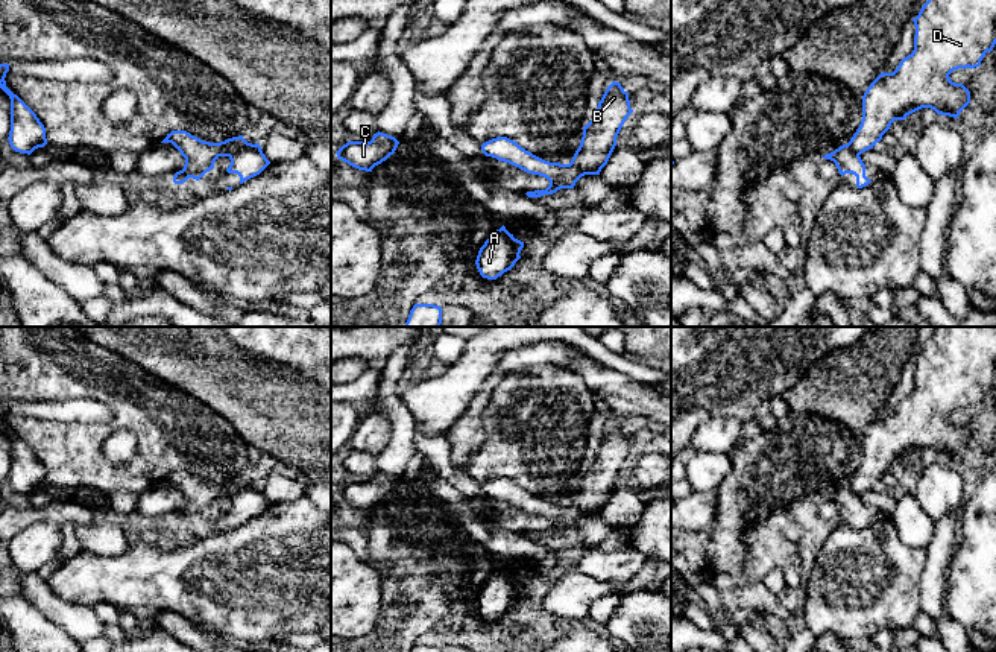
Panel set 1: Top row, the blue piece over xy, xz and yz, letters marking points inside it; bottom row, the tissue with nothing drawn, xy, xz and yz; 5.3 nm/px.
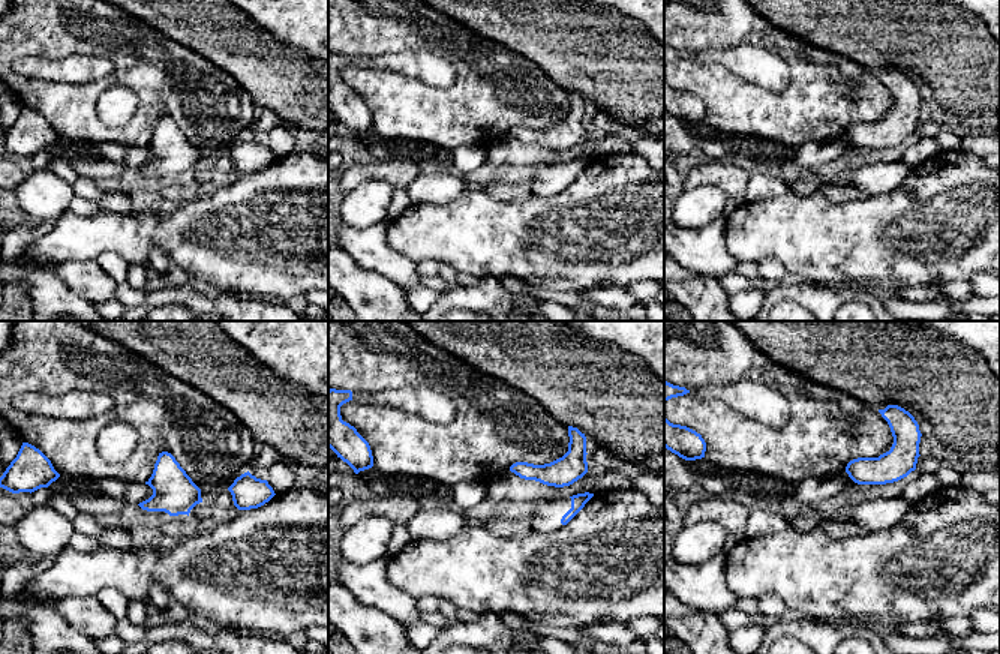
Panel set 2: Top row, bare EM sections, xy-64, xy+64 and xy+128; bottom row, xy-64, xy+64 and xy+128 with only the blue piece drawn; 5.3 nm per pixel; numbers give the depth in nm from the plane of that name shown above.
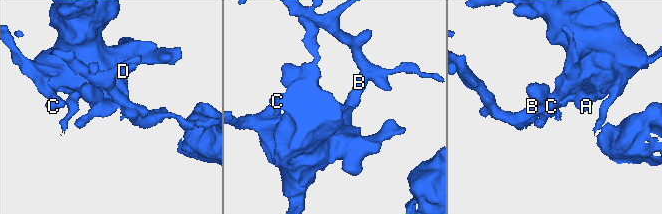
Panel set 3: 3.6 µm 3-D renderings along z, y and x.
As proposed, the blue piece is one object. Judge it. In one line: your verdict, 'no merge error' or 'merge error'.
merge error

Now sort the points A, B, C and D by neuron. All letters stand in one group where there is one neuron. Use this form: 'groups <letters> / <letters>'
groups A C D / B

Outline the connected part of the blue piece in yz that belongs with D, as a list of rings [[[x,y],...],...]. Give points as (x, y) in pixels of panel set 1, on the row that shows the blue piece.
[[[928,0],[912,21],[912,53],[893,73],[882,71],[862,96],[862,120],[847,143],[856,155],[873,149],[894,120],[905,120],[922,108],[958,119],[970,103],[970,91],[952,82],[949,74],[958,68],[979,67],[996,44],[996,0]]]

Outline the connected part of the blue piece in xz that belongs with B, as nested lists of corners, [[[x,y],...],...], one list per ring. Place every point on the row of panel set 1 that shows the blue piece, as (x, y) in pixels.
[[[613,81],[598,102],[592,120],[585,125],[580,146],[569,164],[580,169],[583,175],[600,175],[616,146],[616,137],[624,122],[632,112],[629,93],[619,82]]]

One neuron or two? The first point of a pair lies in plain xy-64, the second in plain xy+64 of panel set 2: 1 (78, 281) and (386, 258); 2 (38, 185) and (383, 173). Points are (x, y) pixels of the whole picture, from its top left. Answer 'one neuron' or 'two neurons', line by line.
1: one neuron
2: two neurons

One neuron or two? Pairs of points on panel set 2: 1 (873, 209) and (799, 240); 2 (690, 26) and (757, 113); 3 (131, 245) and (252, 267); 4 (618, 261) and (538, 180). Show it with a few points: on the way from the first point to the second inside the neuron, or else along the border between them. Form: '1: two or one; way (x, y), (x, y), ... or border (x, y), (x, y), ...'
1: one; way (855, 227), (841, 240), (817, 240)
2: one; way (732, 26), (774, 39), (796, 62), (796, 84)
3: one; way (161, 236), (173, 236), (182, 245), (222, 252)
4: two; border (562, 189), (544, 197), (525, 192)

